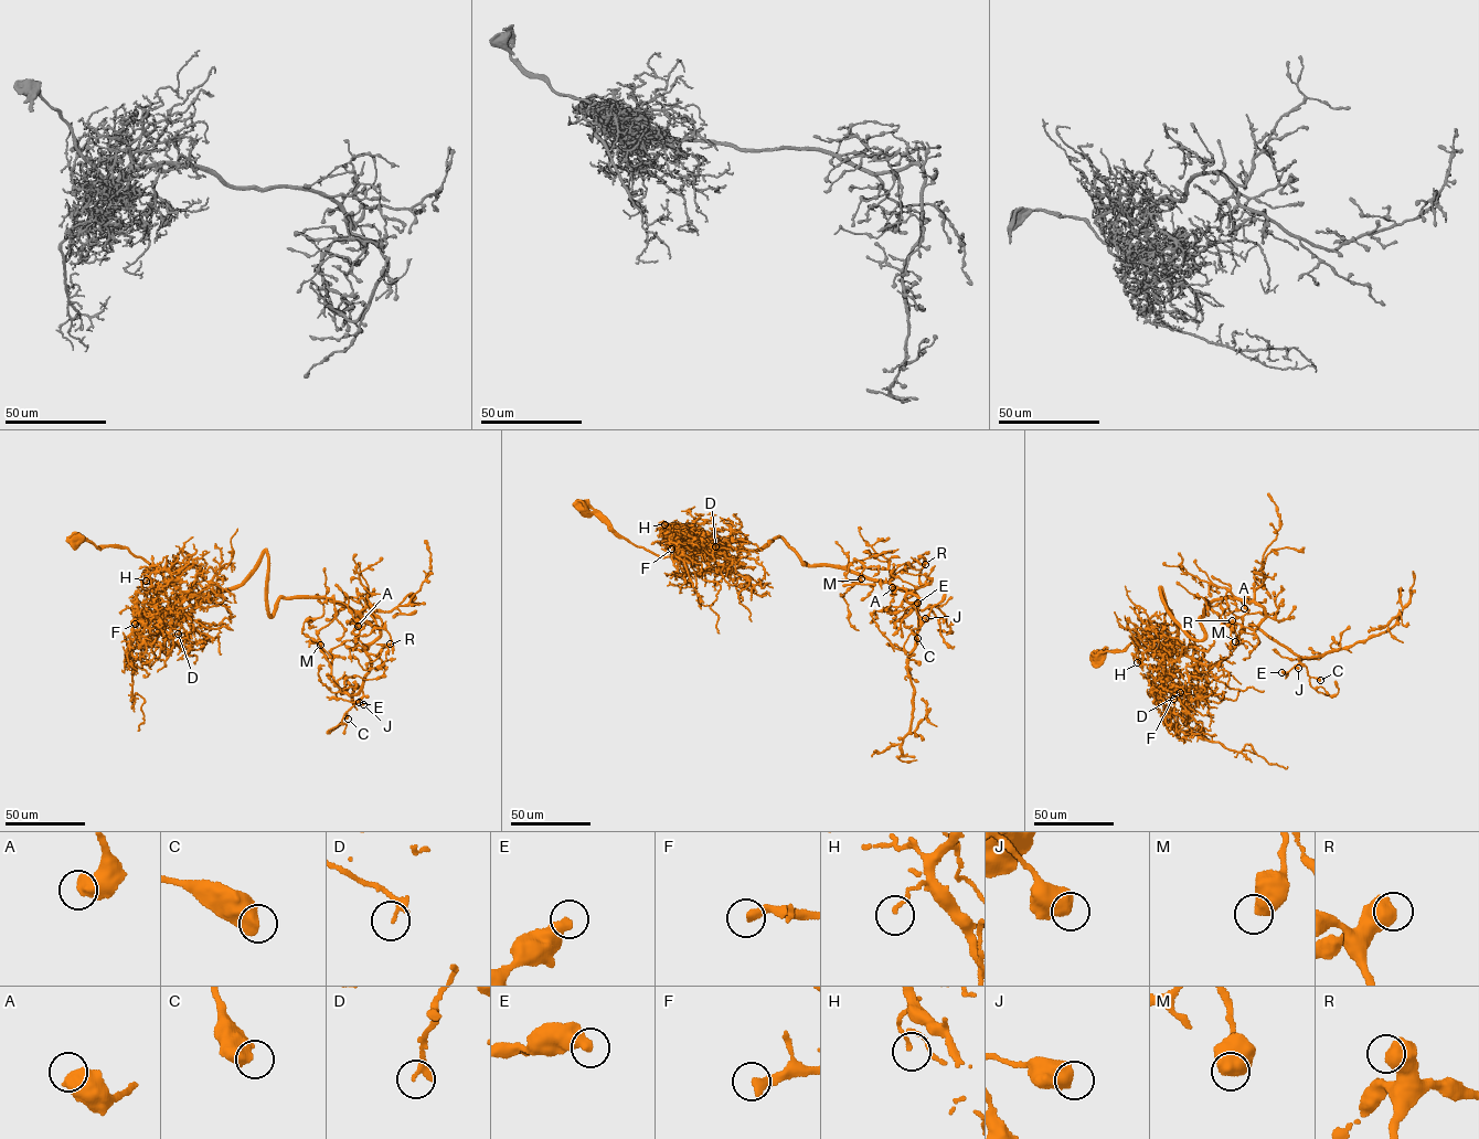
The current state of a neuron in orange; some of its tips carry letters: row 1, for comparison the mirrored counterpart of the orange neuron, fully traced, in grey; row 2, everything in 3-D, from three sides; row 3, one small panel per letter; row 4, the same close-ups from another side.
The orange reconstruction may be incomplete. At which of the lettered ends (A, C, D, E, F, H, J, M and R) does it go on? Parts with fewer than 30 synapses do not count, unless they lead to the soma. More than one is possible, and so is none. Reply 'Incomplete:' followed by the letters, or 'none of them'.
Incomplete: F

